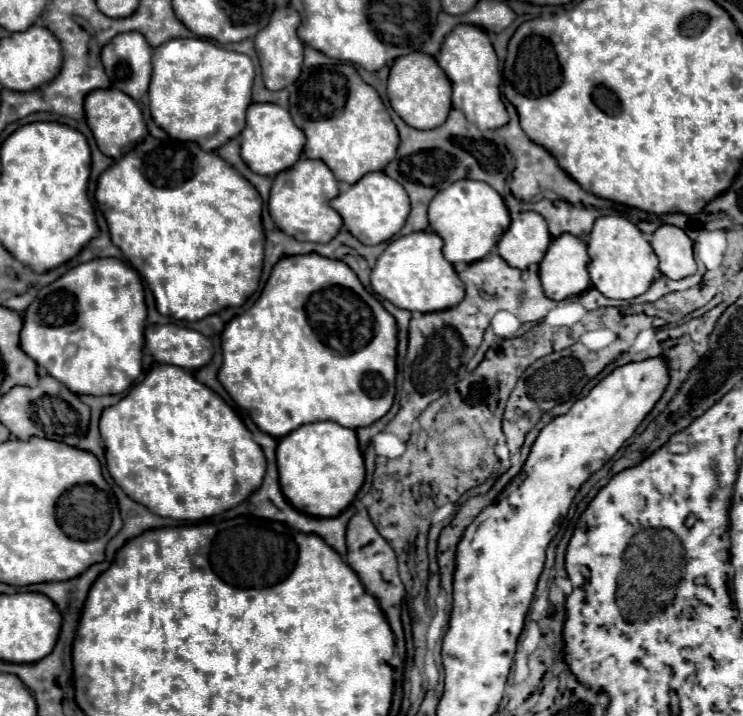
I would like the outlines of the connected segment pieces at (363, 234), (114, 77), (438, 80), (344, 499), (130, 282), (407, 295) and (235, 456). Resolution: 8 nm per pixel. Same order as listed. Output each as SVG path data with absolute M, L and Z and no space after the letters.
M382 171L368 173L358 183L350 185L332 201L332 207L340 213L344 227L364 245L378 245L392 239L402 229L410 213L410 201L404 187L400 187L400 183L390 179Z
M138 31L116 35L116 39L102 49L102 63L112 87L136 101L146 95L150 85L150 57L152 47L148 47L148 41Z
M414 51L414 53L402 55L400 59L394 61L394 65L390 69L390 77L388 77L388 99L390 99L392 109L410 127L416 127L422 131L440 127L452 109L450 95L452 95L450 81L444 75L444 71L438 67L434 57Z
M334 421L302 425L296 431L282 437L278 441L276 461L278 461L280 489L282 489L284 497L290 501L292 507L296 507L296 511L310 515L310 517L336 517L336 515L340 515L352 503L352 499L356 497L358 489L364 483L364 459L358 449L356 431L346 429Z
M92 259L88 263L82 263L68 273L64 273L60 279L56 279L52 285L46 285L38 291L38 297L32 301L24 315L24 329L20 333L20 343L24 347L24 353L32 357L40 367L48 371L54 379L62 381L72 393L76 395L116 395L130 387L130 383L142 373L142 349L144 349L144 325L146 325L146 303L144 303L144 287L140 281L140 275L126 263L118 259Z
M418 231L394 239L370 273L372 289L406 311L442 311L464 299L464 283L442 255L442 239L434 231Z
M155 363L146 372L144 381L102 413L100 433L104 435L106 465L112 479L130 499L148 507L154 515L178 521L207 521L242 503L262 483L266 459L252 433L230 405L182 367Z

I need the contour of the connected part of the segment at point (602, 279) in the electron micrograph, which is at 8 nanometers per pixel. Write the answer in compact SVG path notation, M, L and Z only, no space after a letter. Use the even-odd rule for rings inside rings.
M608 215L594 223L588 239L588 271L592 285L610 299L632 299L642 295L658 275L658 259L644 233L624 217Z

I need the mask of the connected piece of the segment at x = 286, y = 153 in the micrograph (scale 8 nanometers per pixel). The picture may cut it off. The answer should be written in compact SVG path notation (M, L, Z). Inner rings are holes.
M252 103L248 107L246 127L240 133L240 145L242 145L242 159L254 173L274 177L280 171L292 167L292 163L298 161L304 143L306 143L304 133L294 125L290 113L284 107L274 103Z

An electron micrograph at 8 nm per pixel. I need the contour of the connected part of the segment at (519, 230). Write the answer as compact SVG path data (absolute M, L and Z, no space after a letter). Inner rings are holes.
M524 211L512 219L496 249L510 267L526 269L532 263L540 263L550 241L552 235L548 235L544 217L534 211Z

